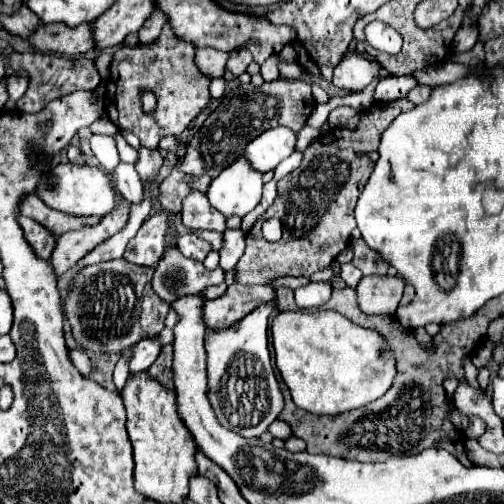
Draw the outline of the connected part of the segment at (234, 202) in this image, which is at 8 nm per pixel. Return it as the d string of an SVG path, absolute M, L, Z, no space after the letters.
M242 154L212 180L208 200L224 216L244 216L260 202L262 184L262 172Z

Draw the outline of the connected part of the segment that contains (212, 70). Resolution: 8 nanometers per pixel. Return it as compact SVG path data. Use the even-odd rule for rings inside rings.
M200 48L200 50L196 50L196 62L198 62L200 70L204 70L204 74L208 74L210 78L218 78L226 70L228 54L214 50L214 48Z

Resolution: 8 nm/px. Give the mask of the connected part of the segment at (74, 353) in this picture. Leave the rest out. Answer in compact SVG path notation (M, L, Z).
M78 348L68 350L68 356L70 356L72 364L78 368L78 372L80 372L82 376L88 376L88 374L90 374L90 358L88 358L82 350L78 350Z

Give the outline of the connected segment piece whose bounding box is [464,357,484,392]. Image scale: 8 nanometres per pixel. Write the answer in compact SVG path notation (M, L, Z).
M468 357L464 361L464 370L466 374L466 382L472 386L472 388L476 388L476 390L480 390L480 392L484 392L482 388L480 388L480 384L478 384L478 380L476 380L476 376L478 376L478 368L474 366L471 361L471 358Z

